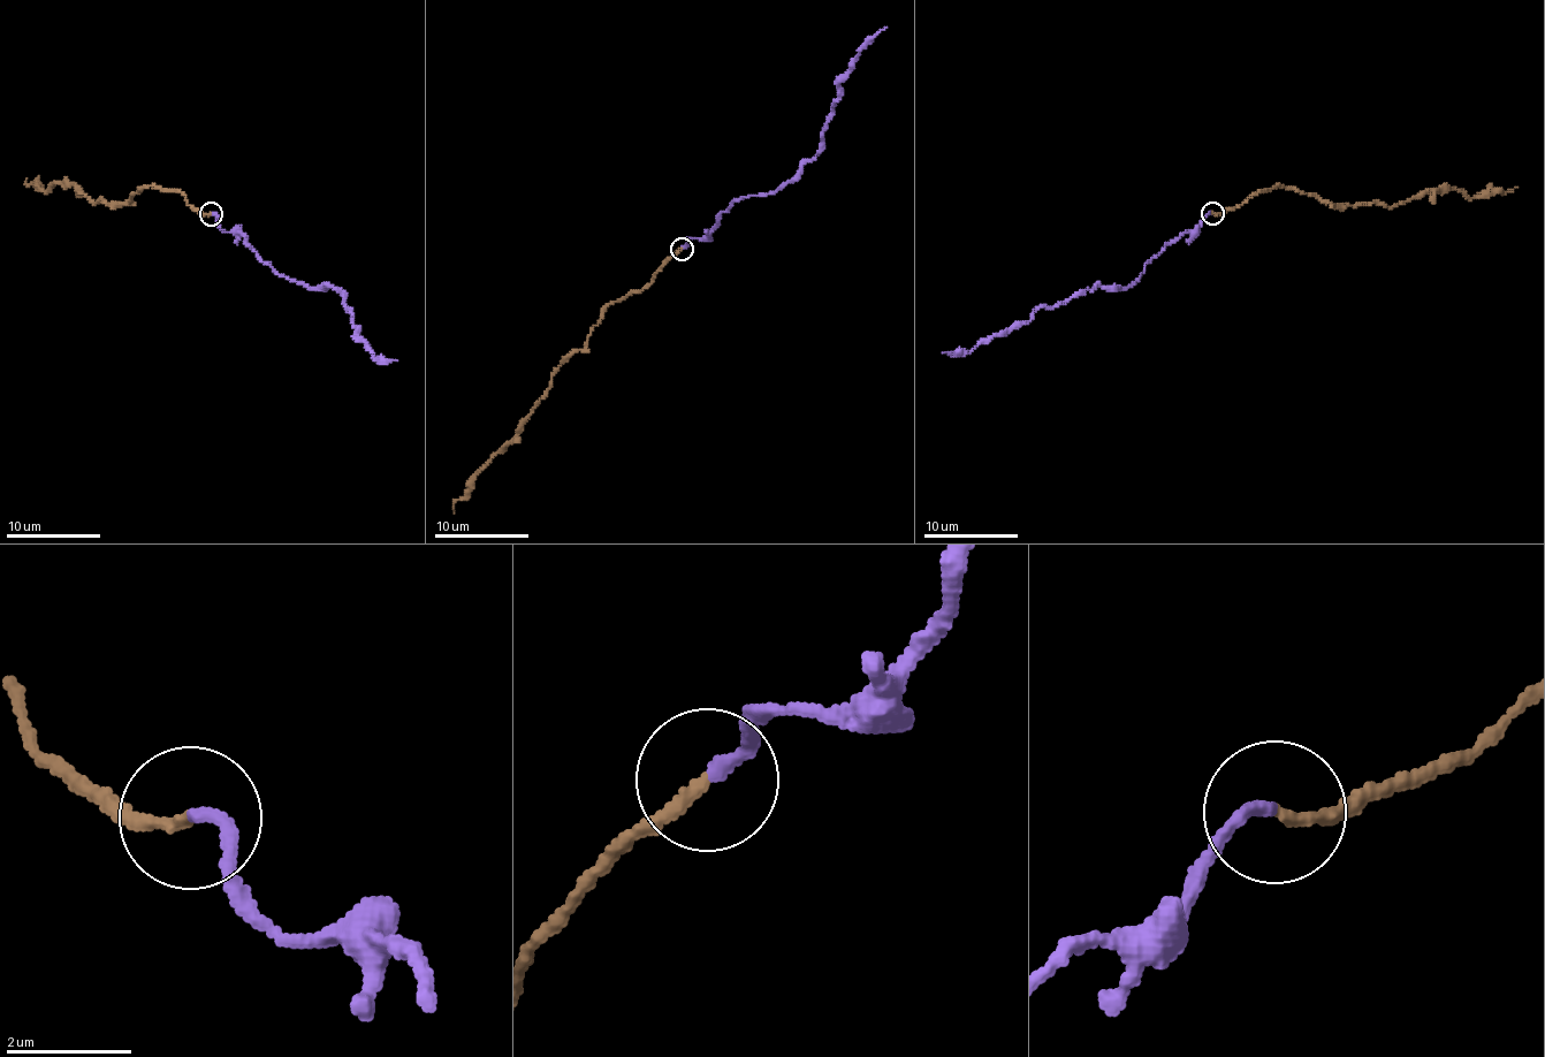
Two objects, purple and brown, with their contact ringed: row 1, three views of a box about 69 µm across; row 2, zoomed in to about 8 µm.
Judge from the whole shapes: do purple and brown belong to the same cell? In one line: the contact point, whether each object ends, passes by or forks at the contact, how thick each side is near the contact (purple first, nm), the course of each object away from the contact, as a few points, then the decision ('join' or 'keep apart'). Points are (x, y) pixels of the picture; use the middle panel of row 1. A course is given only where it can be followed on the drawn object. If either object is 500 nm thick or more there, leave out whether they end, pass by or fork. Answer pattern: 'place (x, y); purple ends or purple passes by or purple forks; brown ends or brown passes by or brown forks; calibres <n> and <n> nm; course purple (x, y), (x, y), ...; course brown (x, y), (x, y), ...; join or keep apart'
place (682, 249); purple ends; brown ends; calibres 200 and 190 nm; course purple (680, 248), (713, 227), (733, 200), (781, 189), (815, 154), (836, 101), (837, 85), (859, 50), (887, 27); course brown (680, 248), (649, 283), (611, 304), (581, 350), (552, 378), (552, 387), (514, 436), (454, 504), (454, 514); keep apart

